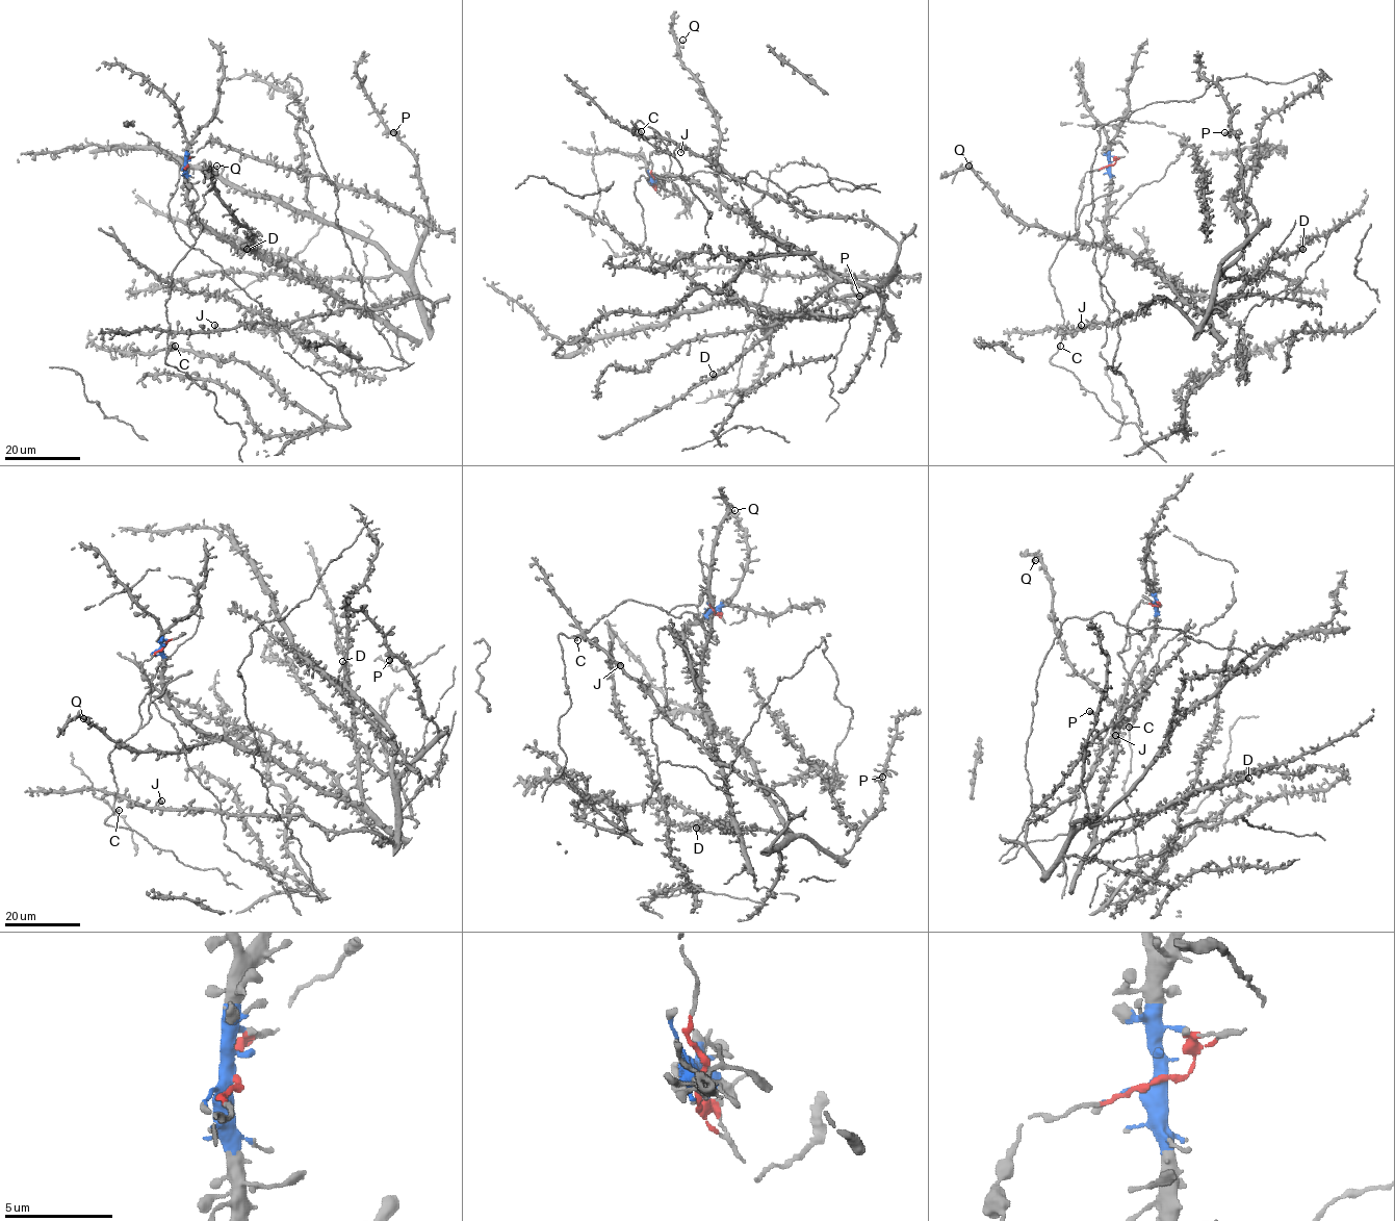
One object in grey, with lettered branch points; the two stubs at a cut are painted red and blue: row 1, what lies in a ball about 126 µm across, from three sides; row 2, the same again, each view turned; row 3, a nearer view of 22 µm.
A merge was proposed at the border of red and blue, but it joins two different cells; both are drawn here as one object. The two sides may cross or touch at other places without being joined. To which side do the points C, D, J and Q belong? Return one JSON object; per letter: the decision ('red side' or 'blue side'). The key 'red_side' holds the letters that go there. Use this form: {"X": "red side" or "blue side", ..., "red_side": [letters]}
{"C": "red side", "D": "blue side", "J": "red side", "Q": "blue side", "red_side": ["C", "J"]}

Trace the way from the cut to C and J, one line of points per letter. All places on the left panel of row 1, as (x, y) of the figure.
C: (186, 164), (184, 180), (198, 196), (188, 218), (196, 244), (172, 274), (164, 304), (166, 342), (175, 346)
J: (186, 164), (184, 180), (198, 196), (188, 218), (196, 244), (172, 274), (165, 315), (176, 332), (215, 325)

